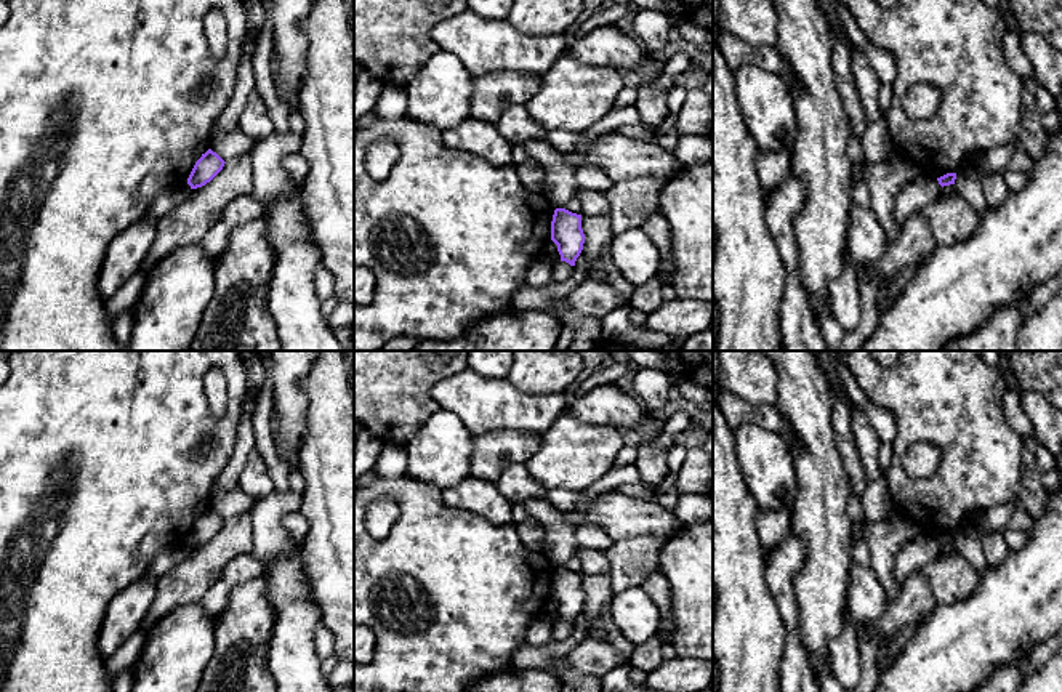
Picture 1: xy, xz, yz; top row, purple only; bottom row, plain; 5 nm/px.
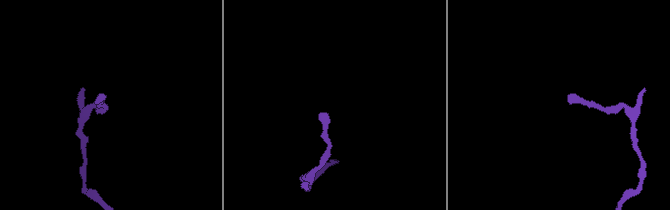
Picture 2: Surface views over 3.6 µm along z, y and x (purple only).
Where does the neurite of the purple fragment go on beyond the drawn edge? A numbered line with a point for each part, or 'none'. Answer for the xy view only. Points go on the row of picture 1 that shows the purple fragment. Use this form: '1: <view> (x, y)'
none

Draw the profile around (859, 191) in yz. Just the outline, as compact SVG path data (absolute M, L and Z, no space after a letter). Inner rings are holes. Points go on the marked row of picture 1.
M863 163L852 165L854 183L851 186L851 197L854 203L870 207L870 187L863 178Z

